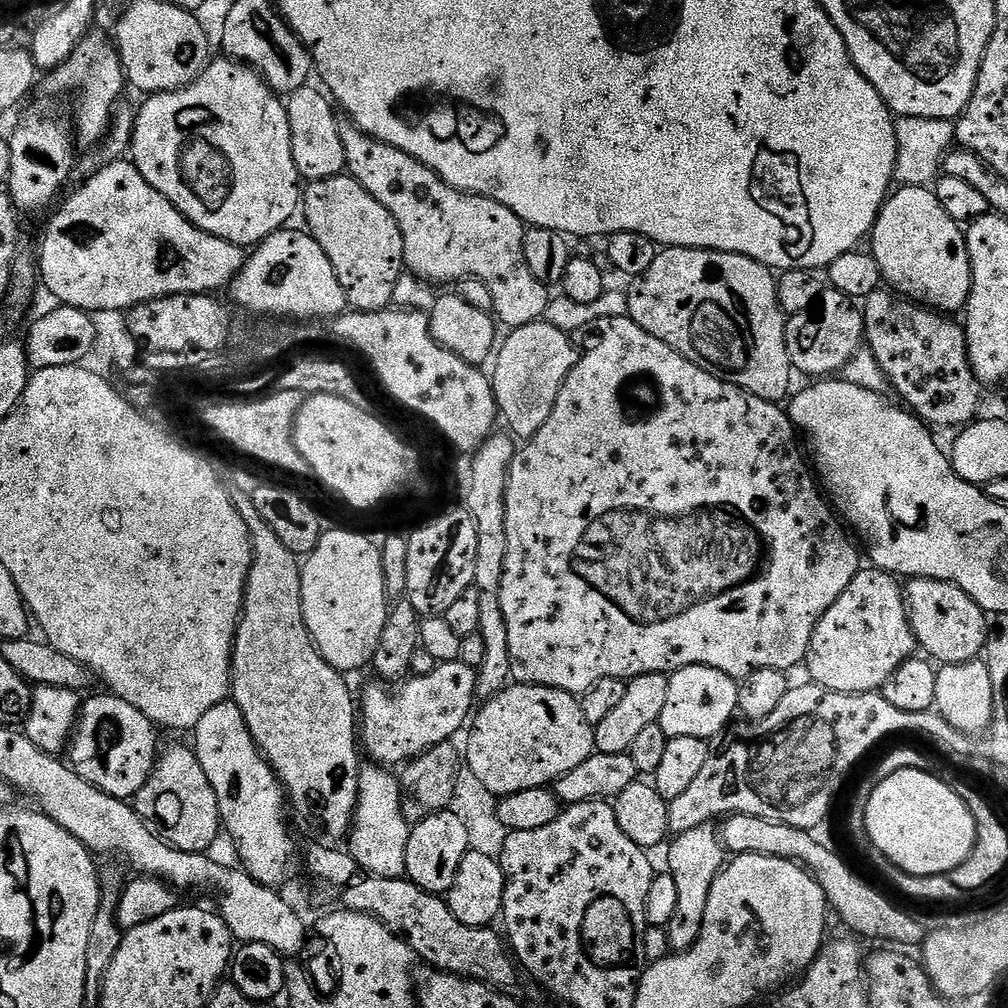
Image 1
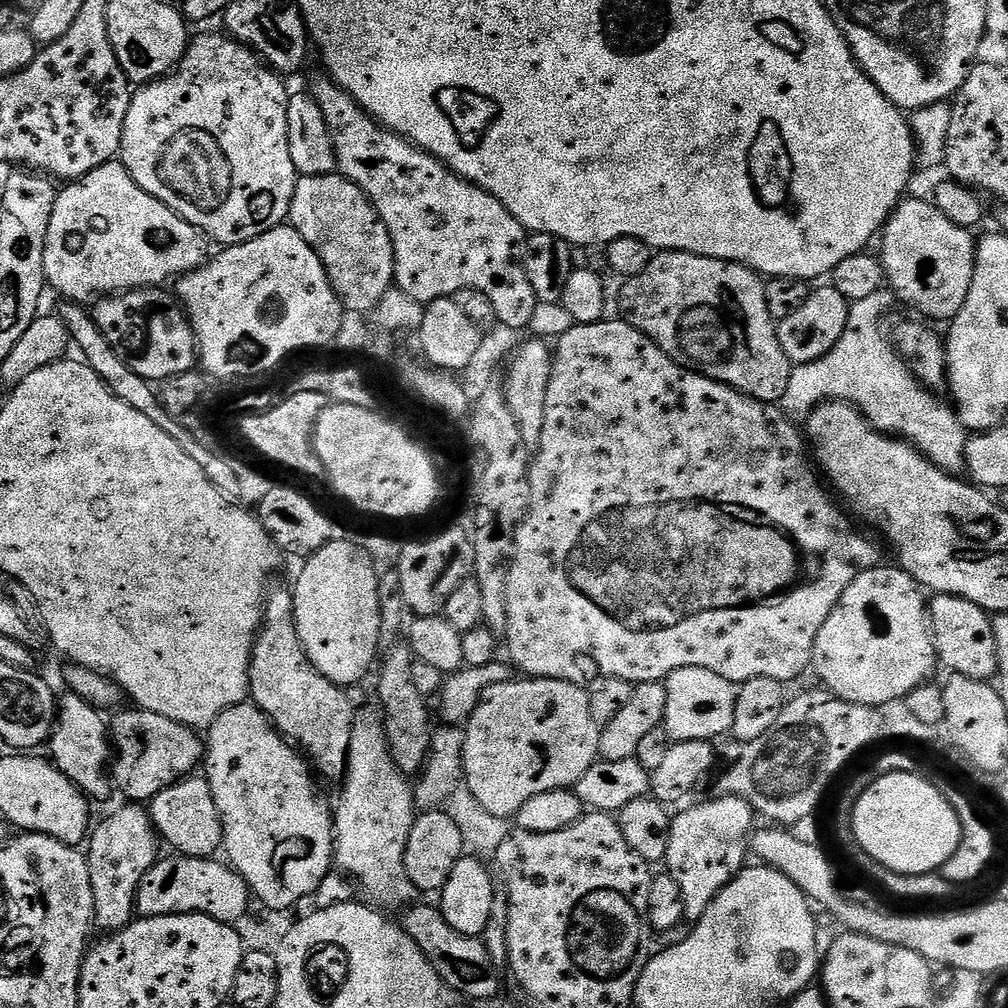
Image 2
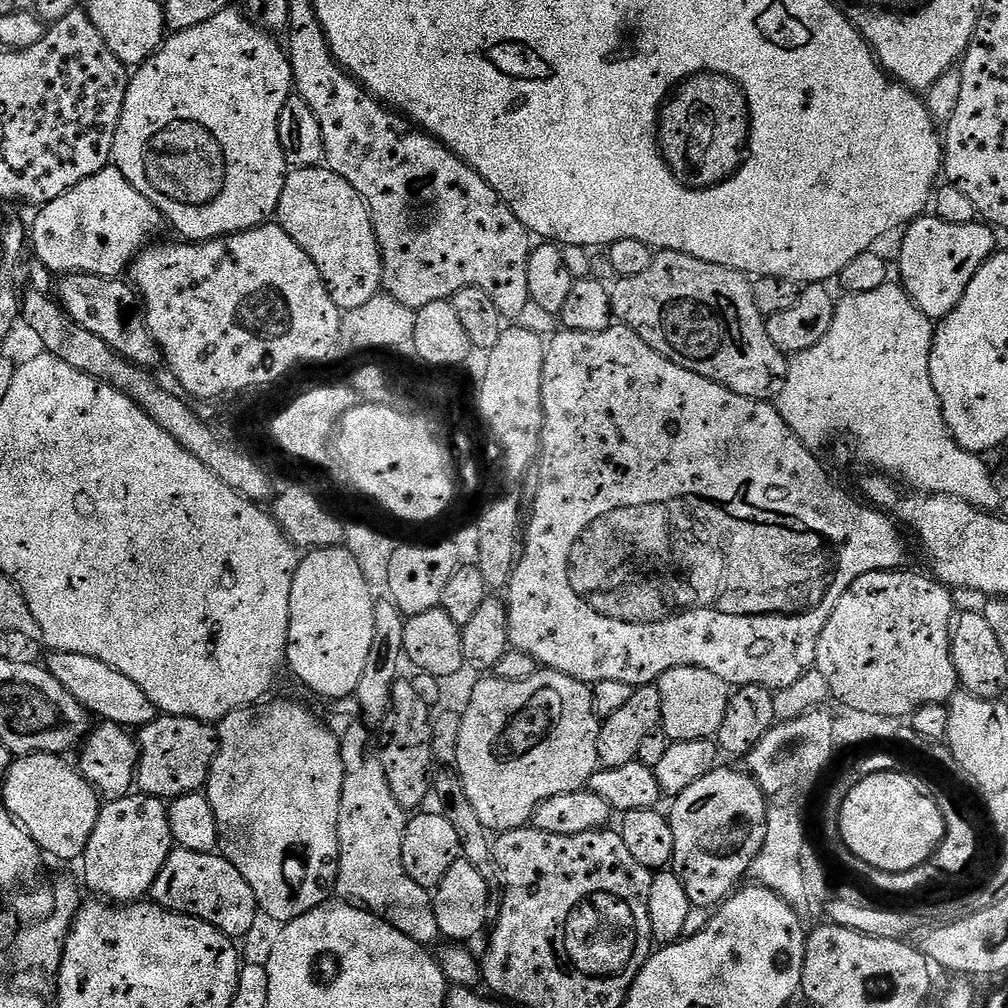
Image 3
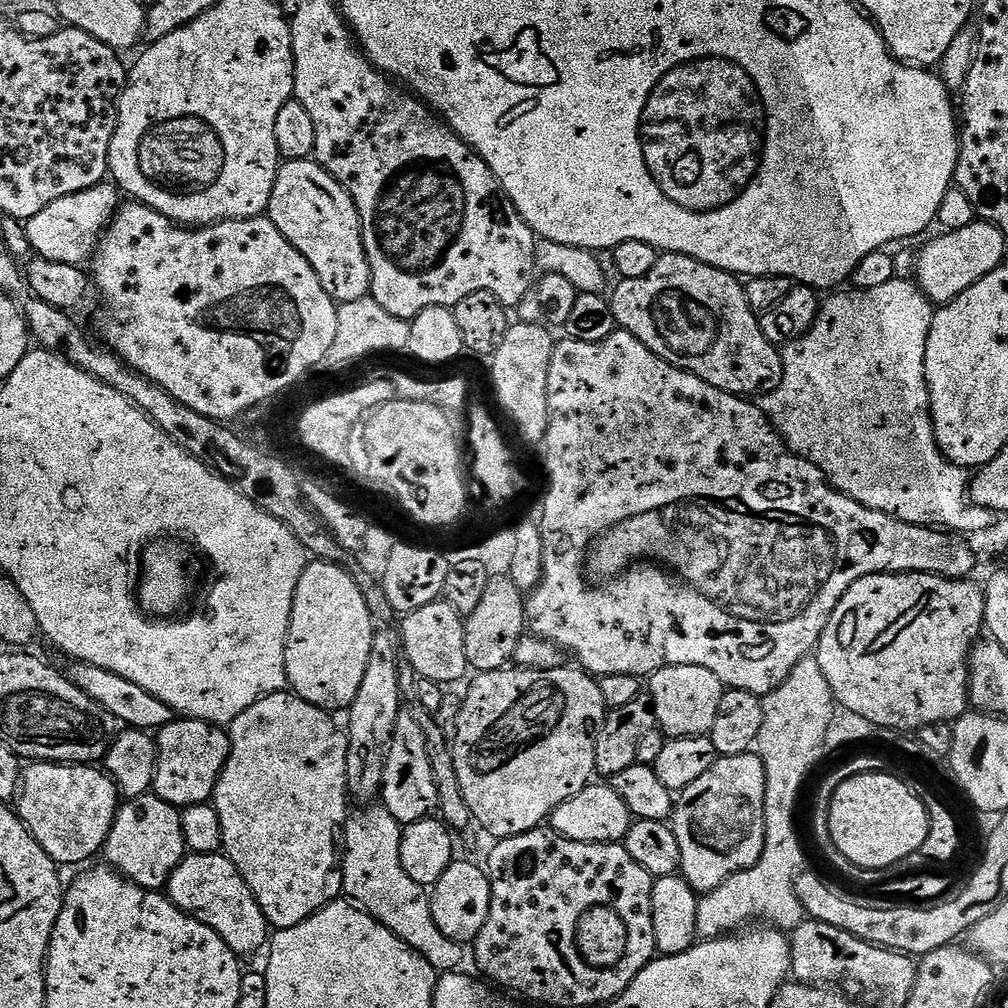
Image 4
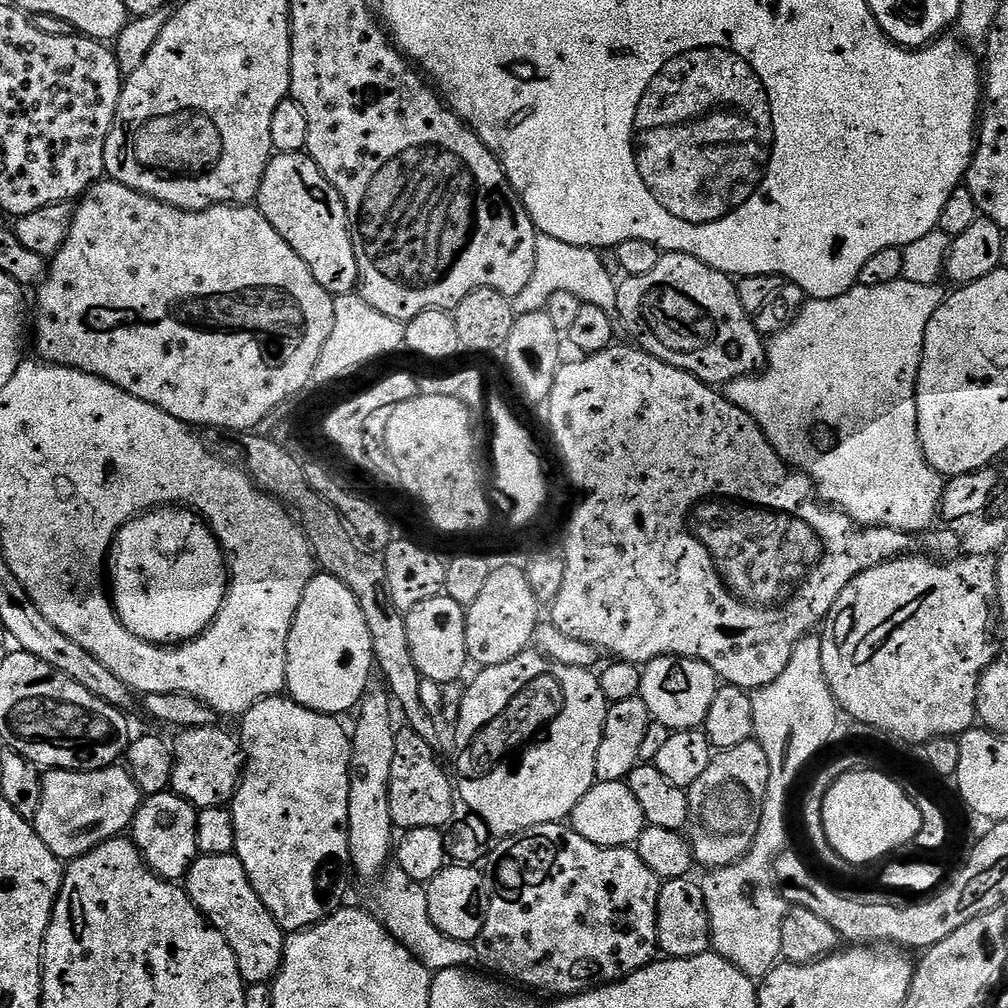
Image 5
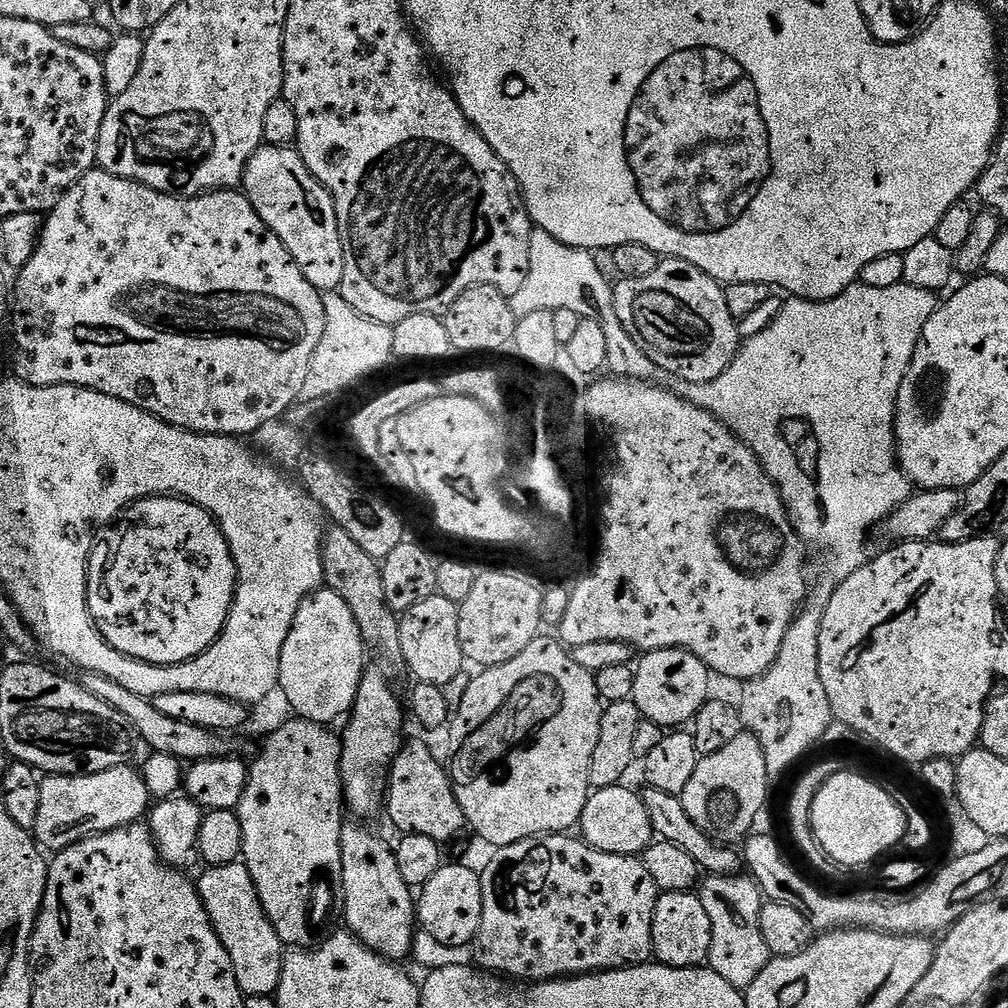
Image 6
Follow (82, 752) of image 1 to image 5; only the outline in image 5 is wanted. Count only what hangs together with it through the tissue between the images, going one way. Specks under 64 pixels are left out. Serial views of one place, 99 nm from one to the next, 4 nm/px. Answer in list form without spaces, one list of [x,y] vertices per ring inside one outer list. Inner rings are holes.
[[[220,726],[186,728],[179,733],[176,745],[171,745],[172,779],[170,791],[190,802],[196,809],[222,808],[236,793],[244,770],[242,745],[235,735],[223,732]]]

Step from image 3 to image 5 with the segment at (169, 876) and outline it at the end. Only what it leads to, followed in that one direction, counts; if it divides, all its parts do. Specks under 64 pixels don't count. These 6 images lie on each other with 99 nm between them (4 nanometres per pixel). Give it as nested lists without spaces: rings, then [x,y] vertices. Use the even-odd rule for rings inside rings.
[[[234,854],[217,856],[197,855],[186,877],[186,891],[194,906],[204,914],[204,919],[226,938],[245,985],[271,985],[280,973],[284,957],[286,933],[258,898],[242,862]]]

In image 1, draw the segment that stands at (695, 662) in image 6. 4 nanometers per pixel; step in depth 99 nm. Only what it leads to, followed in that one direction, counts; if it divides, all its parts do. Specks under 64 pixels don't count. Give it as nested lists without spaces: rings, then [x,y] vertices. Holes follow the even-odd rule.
[[[686,666],[668,676],[666,706],[662,706],[660,725],[668,737],[702,738],[711,741],[733,723],[738,712],[739,683],[710,666]]]

